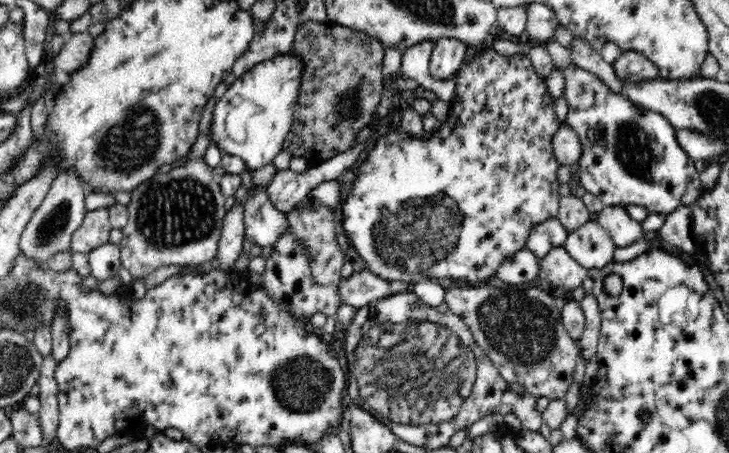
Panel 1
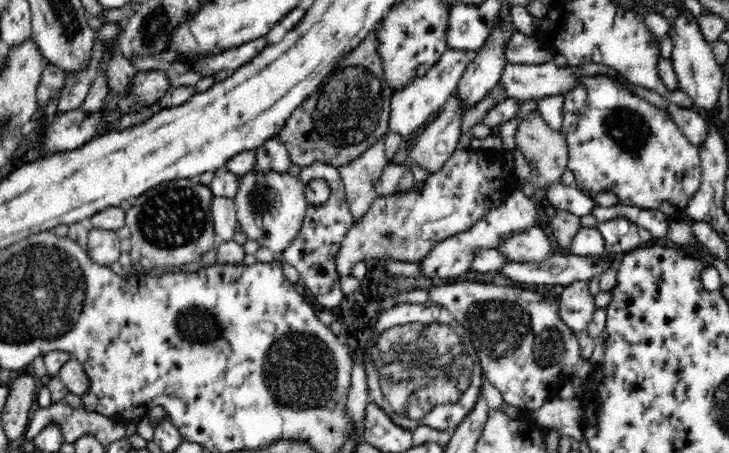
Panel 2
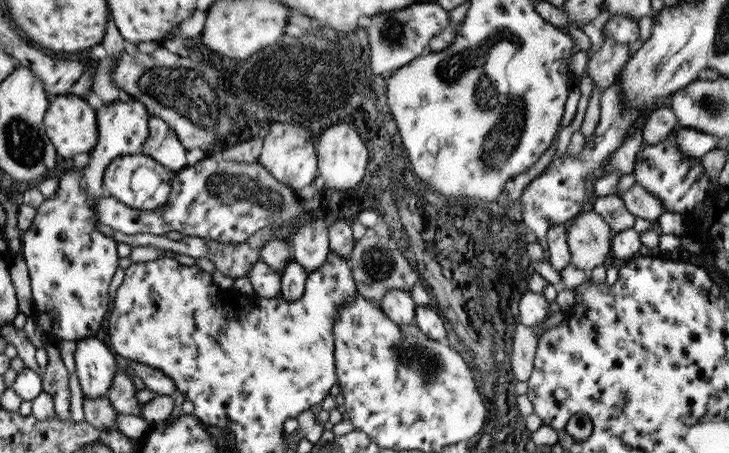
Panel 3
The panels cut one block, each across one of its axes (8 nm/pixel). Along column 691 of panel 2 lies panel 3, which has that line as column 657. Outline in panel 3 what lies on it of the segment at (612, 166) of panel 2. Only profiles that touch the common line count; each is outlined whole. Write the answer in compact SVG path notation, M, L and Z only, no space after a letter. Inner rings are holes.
M675 127L666 139L655 144L643 143L635 153L633 163L634 182L651 192L663 206L665 212L678 212L684 215L697 206L707 196L709 177L705 173L699 158L683 155L675 143Z

